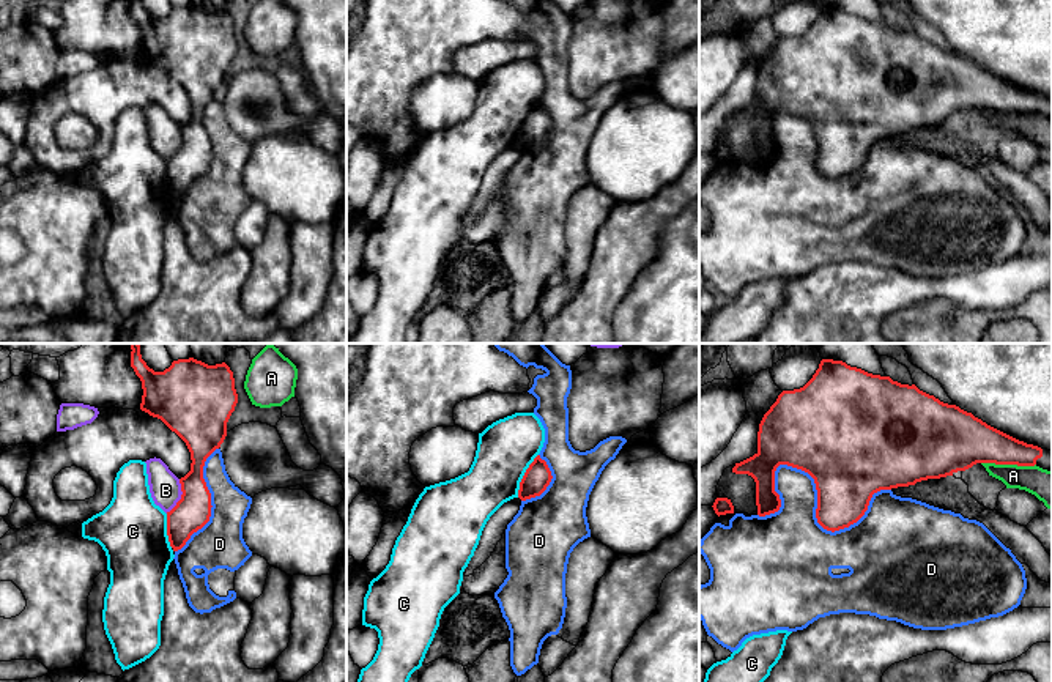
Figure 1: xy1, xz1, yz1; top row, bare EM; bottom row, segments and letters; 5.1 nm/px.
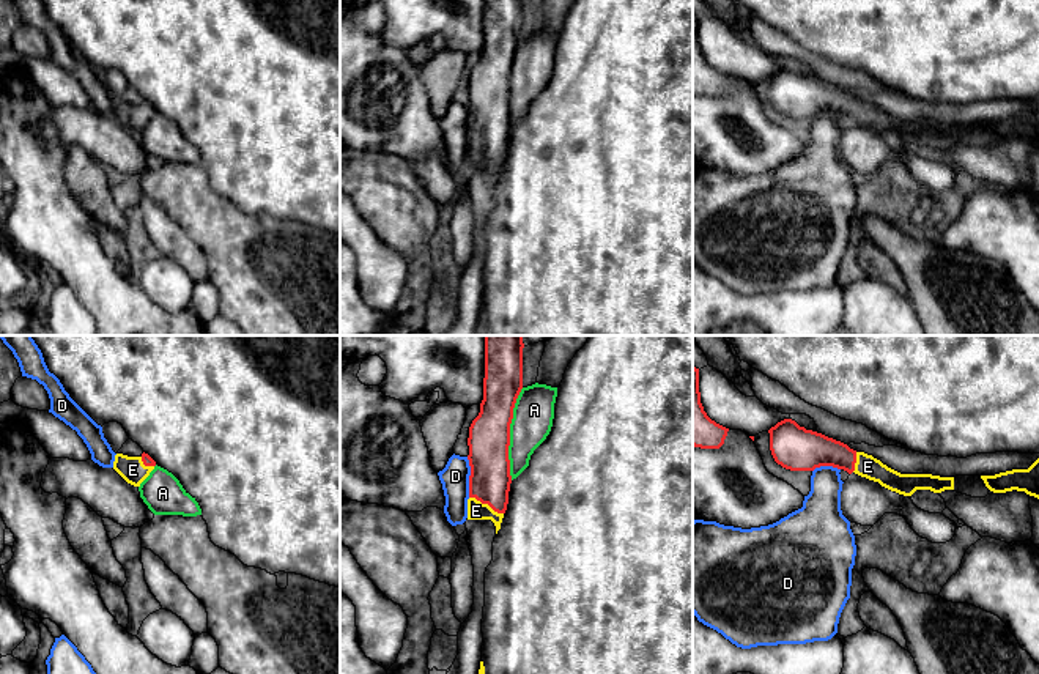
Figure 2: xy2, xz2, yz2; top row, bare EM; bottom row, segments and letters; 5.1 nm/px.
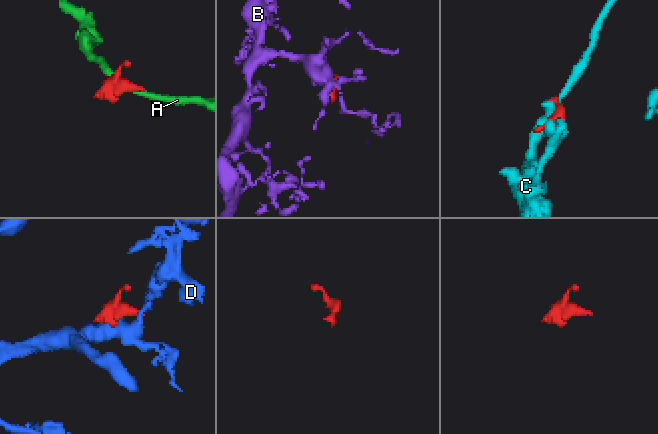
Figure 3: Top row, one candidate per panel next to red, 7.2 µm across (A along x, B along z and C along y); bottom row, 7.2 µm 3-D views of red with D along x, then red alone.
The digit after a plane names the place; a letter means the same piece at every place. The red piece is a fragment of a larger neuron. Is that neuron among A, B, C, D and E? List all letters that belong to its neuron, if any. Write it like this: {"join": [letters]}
{"join": ["E"]}

